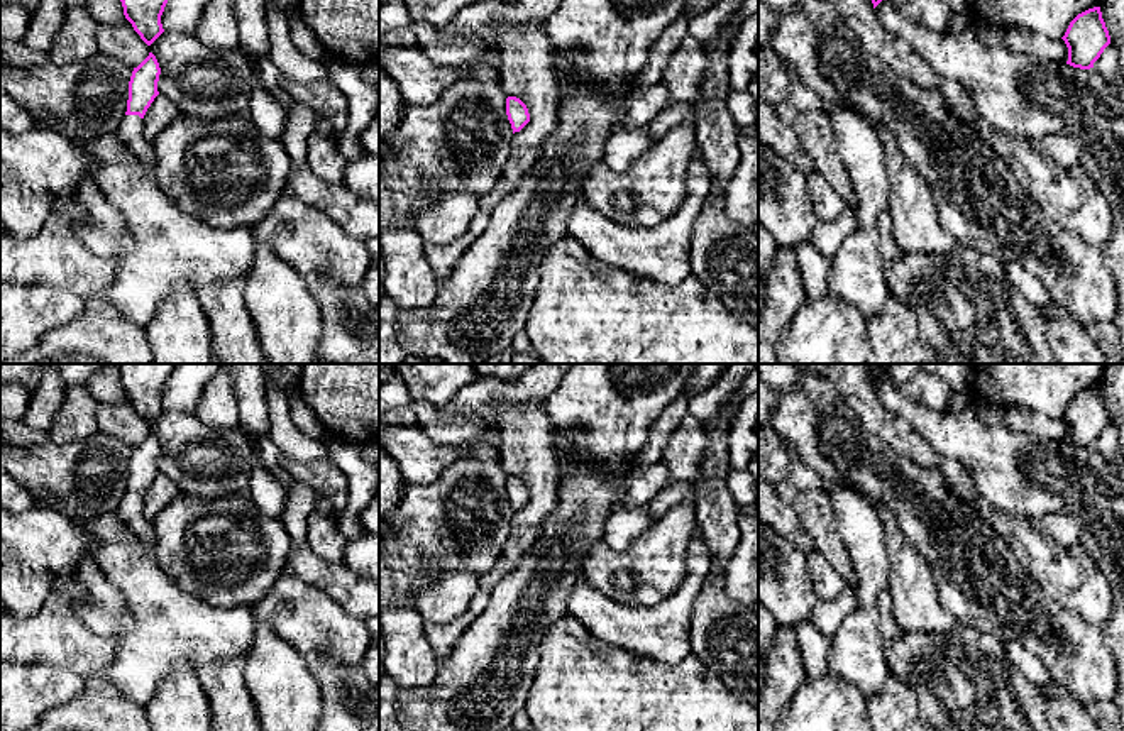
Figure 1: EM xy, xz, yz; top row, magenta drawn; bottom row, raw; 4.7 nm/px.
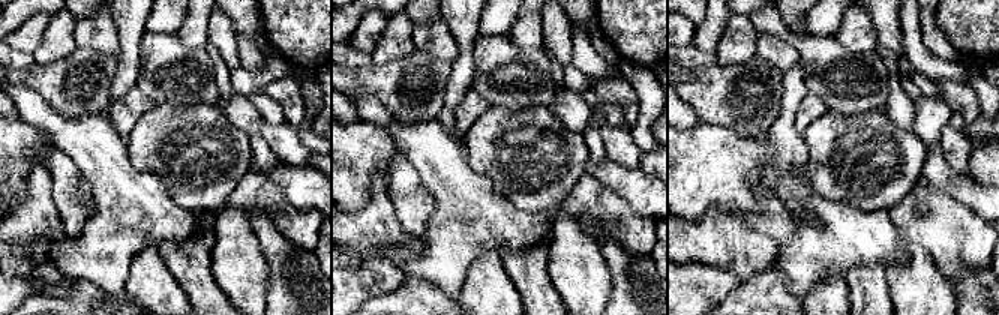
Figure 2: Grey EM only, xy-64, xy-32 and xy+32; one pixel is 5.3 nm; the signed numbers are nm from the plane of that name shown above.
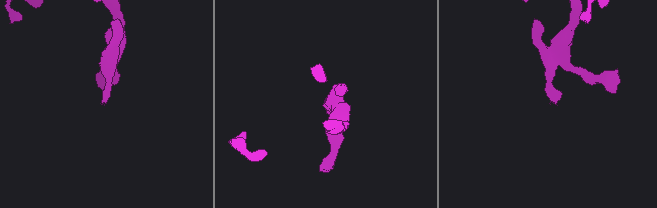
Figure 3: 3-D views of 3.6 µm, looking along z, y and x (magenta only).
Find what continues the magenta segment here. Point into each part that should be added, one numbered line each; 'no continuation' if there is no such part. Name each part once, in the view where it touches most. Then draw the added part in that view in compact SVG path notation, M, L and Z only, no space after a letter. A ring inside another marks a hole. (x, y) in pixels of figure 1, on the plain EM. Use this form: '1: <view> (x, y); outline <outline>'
1: xy (131, 510); outline M125 494L118 514L129 531L154 552L154 530L144 518L144 499L139 494Z

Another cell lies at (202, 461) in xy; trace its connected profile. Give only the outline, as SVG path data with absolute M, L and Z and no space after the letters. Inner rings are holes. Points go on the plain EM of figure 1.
M163 411L151 425L164 474L183 494L201 499L245 494L252 475L252 442L240 428L213 428L196 411Z

